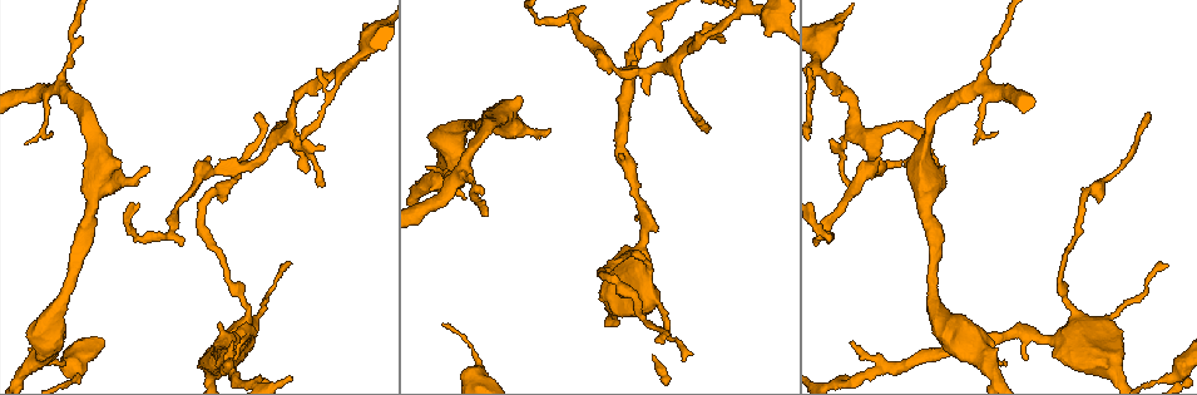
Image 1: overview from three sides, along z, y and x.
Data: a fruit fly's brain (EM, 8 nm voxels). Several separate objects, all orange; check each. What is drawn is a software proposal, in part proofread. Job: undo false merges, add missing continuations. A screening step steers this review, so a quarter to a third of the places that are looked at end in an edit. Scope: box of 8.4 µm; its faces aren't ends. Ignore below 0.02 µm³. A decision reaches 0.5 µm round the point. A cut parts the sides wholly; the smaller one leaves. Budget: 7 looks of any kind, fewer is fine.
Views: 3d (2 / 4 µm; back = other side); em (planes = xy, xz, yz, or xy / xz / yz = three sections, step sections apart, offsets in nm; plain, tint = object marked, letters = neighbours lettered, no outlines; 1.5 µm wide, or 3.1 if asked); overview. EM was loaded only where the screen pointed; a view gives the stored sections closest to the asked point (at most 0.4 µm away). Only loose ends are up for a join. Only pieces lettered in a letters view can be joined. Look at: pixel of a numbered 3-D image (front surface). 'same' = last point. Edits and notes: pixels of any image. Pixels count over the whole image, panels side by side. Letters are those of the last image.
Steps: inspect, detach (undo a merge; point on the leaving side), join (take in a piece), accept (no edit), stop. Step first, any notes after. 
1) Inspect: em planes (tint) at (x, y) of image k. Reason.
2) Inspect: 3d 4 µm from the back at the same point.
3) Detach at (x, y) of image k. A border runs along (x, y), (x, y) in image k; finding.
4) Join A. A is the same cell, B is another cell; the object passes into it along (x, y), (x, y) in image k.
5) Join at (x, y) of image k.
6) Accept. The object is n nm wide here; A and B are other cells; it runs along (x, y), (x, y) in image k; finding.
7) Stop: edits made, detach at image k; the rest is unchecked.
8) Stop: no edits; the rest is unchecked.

Inspect: 3d 2 µm at (141, 236) of image 1. Abrupt turn.

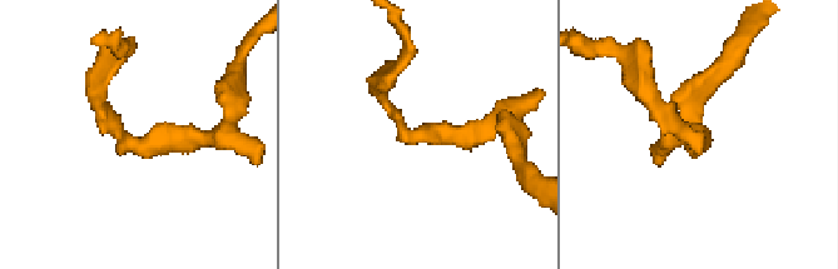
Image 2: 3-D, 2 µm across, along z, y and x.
Inspect: em planes (plain) at (141, 142) of image 2. Shape alone is not enough.

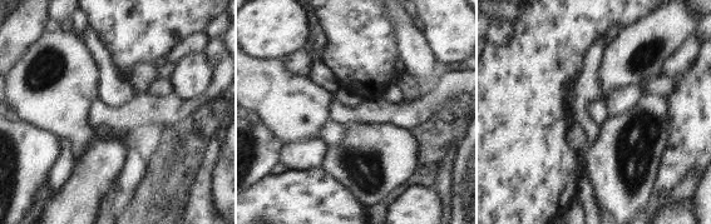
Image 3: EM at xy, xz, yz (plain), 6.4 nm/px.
Inspect: em planes (letters) at the same point. What lies round it.

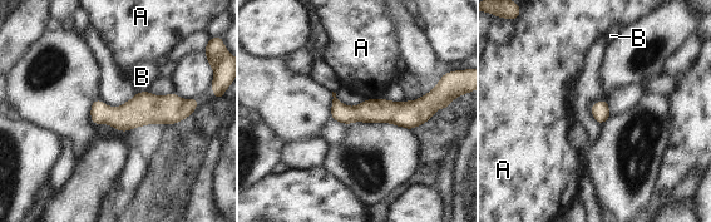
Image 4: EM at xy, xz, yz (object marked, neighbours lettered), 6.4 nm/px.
Accept. The object is 120 nm wide here; A and B are other cells; one cell here.

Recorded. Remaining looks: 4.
Inspect: 3d 4 µm at (1147, 113) of image 1.

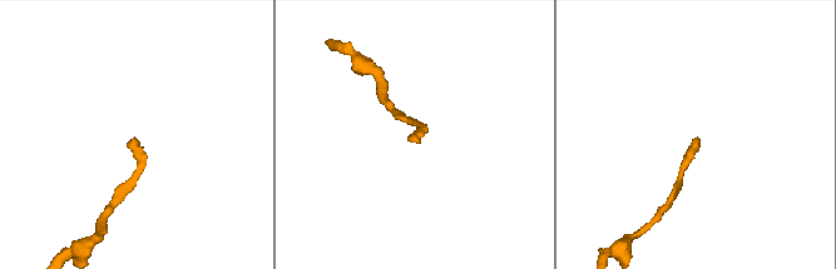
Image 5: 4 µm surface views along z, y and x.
Inspect: em yz step 8 (letters) at (132, 141) of image 5.

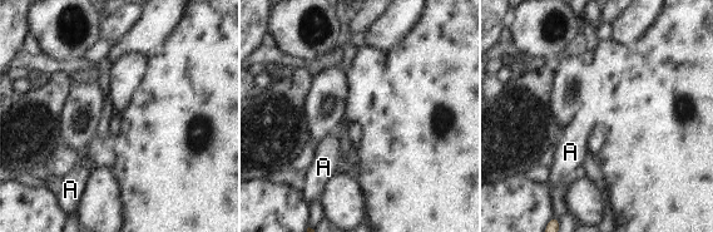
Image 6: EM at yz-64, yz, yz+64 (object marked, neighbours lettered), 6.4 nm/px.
Inspect: em planes (letters) at the same point. Cut it another way.

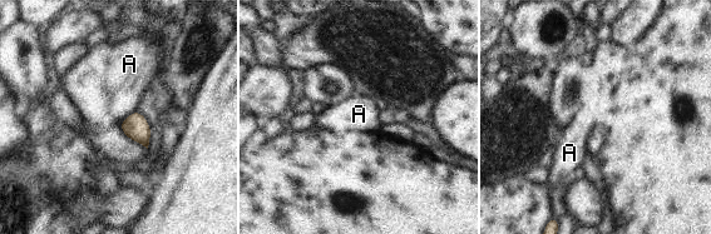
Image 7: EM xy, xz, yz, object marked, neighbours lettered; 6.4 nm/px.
Accept. The object is 160 nm wide here; A is another cell; a border runs along (134, 110), (119, 124) in image 7; no lettered piece goes on from it.

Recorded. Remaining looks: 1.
Stop: no edits; the rest is unchecked.

